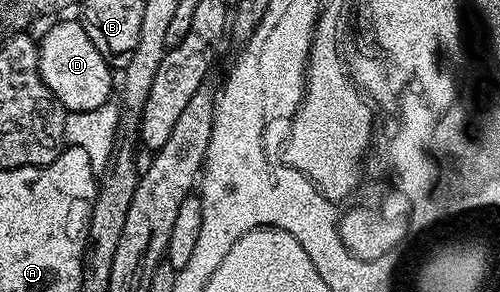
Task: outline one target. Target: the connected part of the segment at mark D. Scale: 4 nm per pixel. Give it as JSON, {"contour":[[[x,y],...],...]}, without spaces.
{"contour":[[[77,18],[62,19],[59,23],[54,23],[46,32],[42,39],[37,40],[38,45],[38,76],[48,85],[50,92],[61,101],[67,112],[97,109],[100,105],[111,102],[110,90],[115,90],[116,75],[110,72],[111,64],[101,55],[100,49],[92,43],[88,34],[82,28]]]}

